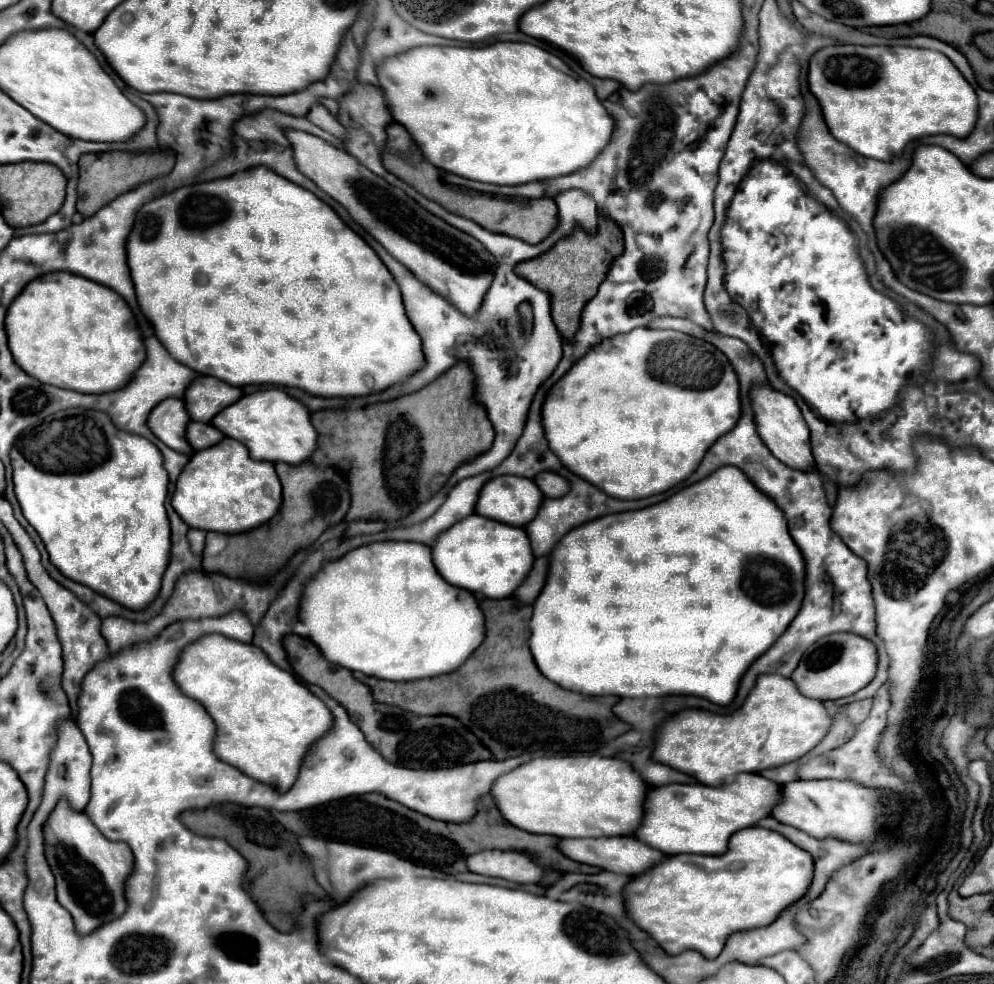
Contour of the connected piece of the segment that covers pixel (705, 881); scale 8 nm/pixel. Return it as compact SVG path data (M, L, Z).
M755 826L731 836L731 848L723 856L667 856L659 868L651 868L643 876L631 876L627 888L623 888L623 896L627 896L627 916L663 950L669 954L697 950L707 958L715 958L733 932L767 926L783 908L799 900L811 884L811 870L811 856L805 850L795 848L795 844L773 830Z

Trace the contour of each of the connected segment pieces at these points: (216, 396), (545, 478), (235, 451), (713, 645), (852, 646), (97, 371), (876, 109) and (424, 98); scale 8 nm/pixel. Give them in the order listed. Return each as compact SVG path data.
M197 376L183 398L191 420L211 422L219 410L241 398L241 390L213 376Z
M539 472L539 476L533 478L533 482L537 484L537 488L541 490L541 494L547 498L555 498L555 496L565 496L565 492L569 490L569 484L563 476L555 474L555 472Z
M223 438L215 448L191 456L175 484L171 506L191 528L237 534L253 530L275 516L281 506L281 484L273 464L251 460L243 444Z
M717 468L711 476L679 490L671 498L641 510L619 512L611 516L601 516L599 520L591 520L573 528L555 544L551 550L551 568L547 572L547 584L539 594L539 600L533 602L533 616L529 622L531 638L529 648L535 658L537 668L547 676L551 682L559 684L561 688L601 696L665 696L665 694L695 694L703 696L715 704L729 704L737 692L739 678L747 670L747 666L759 658L791 624L797 616L803 600L803 578L805 578L805 562L795 546L793 538L789 536L787 522L783 512L773 504L769 496L759 492L751 486L751 480L739 472L739 468Z
M839 632L839 634L825 636L817 640L813 646L809 646L799 666L795 668L791 680L797 684L803 696L825 702L825 700L837 700L837 698L851 696L857 690L865 688L873 680L875 670L877 670L877 650L873 642L857 634Z
M47 272L31 280L7 308L5 332L9 350L19 368L29 376L35 376L39 382L75 392L103 394L117 390L129 382L133 372L145 360L141 334L125 300L111 288L89 278L75 276L73 272Z
M853 44L827 46L827 48L821 48L819 52L815 52L815 56L811 56L809 72L807 72L807 84L809 84L809 90L813 92L813 96L817 98L819 106L821 106L825 124L827 124L827 128L831 128L831 134L839 142L847 144L851 150L859 152L861 156L883 160L883 162L889 162L893 156L901 156L909 142L919 140L923 136L933 136L933 134L951 134L951 136L957 136L957 138L969 136L971 128L975 126L975 120L977 120L977 96L975 96L975 90L971 88L971 84L961 76L961 72L951 64L951 60L947 60L947 56L943 56L941 52L925 50L925 48L911 48L911 46L853 46Z
M497 42L497 44L485 46L485 48L459 48L459 46L409 48L407 52L403 52L403 56L393 56L391 60L385 60L383 64L379 64L377 76L379 76L379 86L387 100L387 108L391 108L393 120L403 124L407 128L407 132L411 132L411 138L415 140L415 144L419 144L419 148L423 152L423 158L445 172L449 170L451 174L457 174L457 176L471 174L469 180L477 180L477 182L517 186L517 184L525 184L525 182L537 182L537 180L545 180L545 178L571 174L575 170L589 166L595 160L595 156L607 146L607 140L613 132L613 118L607 114L607 110L597 100L593 86L589 82L585 82L583 78L579 78L555 54L551 54L539 46L533 46L533 44L525 44L525 42Z

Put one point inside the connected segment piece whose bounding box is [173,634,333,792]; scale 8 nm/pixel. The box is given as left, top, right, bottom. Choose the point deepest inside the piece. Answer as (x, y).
(265, 719)

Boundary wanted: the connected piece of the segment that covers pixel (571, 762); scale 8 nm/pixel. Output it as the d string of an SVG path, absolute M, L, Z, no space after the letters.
M603 756L535 758L501 774L491 786L491 796L509 824L557 838L631 834L643 816L645 794L647 784L631 764Z

